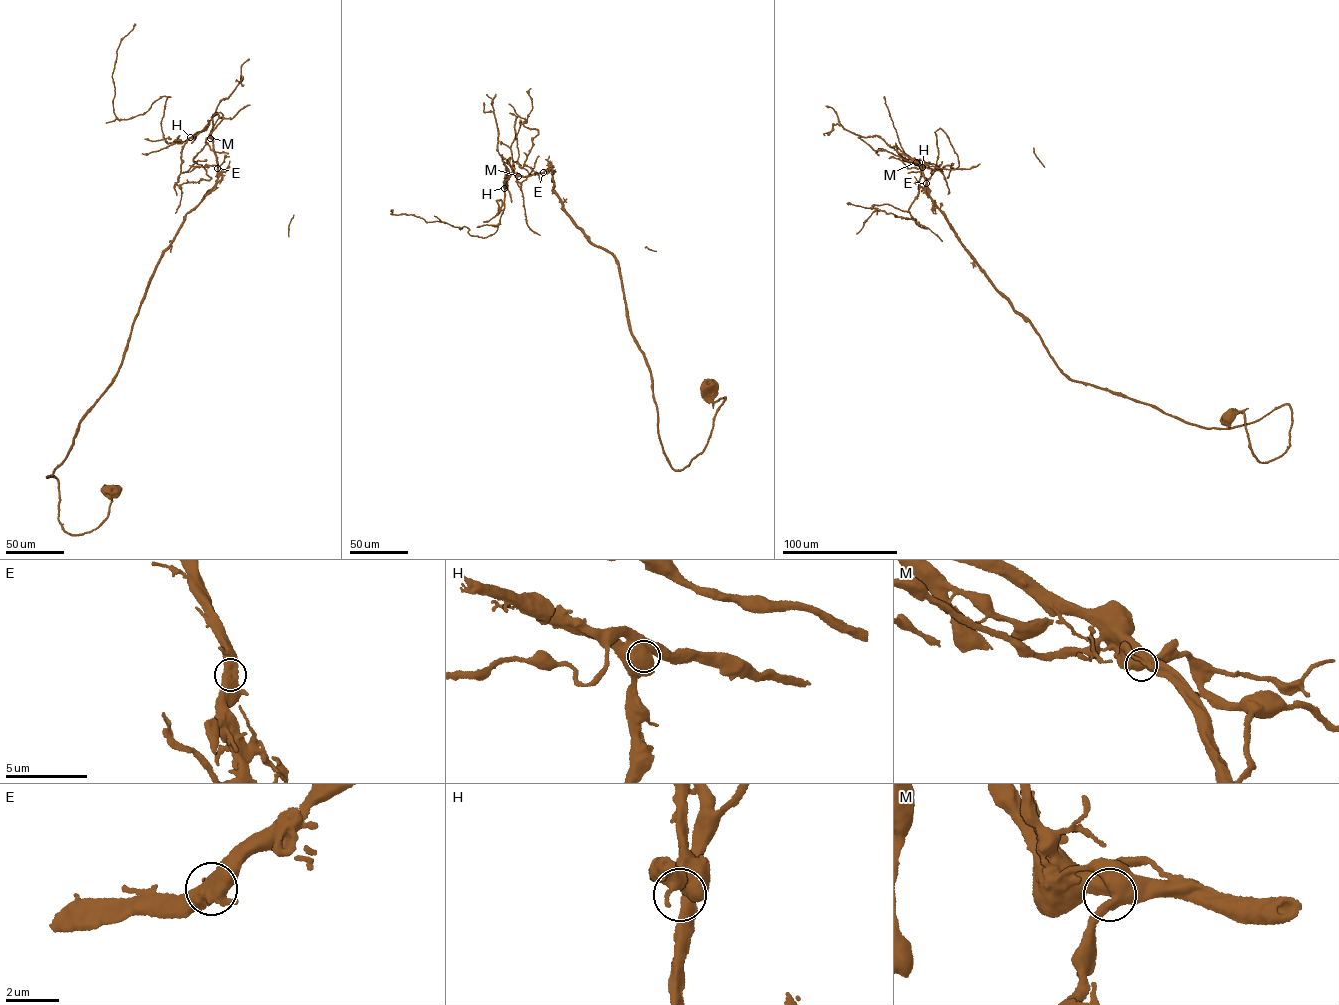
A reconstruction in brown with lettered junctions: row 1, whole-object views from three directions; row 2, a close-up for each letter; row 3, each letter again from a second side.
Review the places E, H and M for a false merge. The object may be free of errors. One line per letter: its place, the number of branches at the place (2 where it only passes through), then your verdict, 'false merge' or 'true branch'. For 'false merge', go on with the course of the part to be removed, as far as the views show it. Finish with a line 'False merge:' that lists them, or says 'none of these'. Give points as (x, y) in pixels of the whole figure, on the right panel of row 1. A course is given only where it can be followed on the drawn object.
E: (926, 183) | 2 | true branch
H: (922, 167) | 2 | true branch
M: (916, 162) | 2 | true branch
False merge: none of these

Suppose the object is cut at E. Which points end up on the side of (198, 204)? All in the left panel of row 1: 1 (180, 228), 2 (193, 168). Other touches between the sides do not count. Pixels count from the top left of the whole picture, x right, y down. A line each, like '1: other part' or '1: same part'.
1: same part
2: other part

